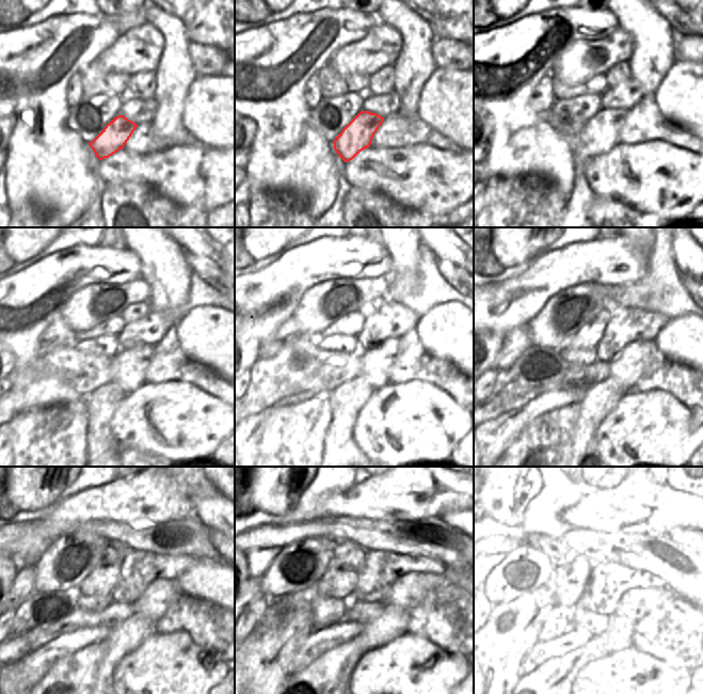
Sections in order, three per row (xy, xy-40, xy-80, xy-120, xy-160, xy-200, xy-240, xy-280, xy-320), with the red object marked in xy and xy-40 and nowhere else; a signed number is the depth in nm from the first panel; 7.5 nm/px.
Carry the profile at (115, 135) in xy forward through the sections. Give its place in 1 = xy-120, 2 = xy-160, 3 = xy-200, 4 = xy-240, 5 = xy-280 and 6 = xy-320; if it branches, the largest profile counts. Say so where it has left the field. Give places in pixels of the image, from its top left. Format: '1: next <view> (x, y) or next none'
1: next xy-120 (129, 367)
2: next xy-160 (376, 363)
3: next xy-200 (628, 366)
4: next xy-240 (162, 593)
5: next xy-280 (405, 593)
6: next xy-320 (644, 597)

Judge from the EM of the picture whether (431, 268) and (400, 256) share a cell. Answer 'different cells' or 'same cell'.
different cells

